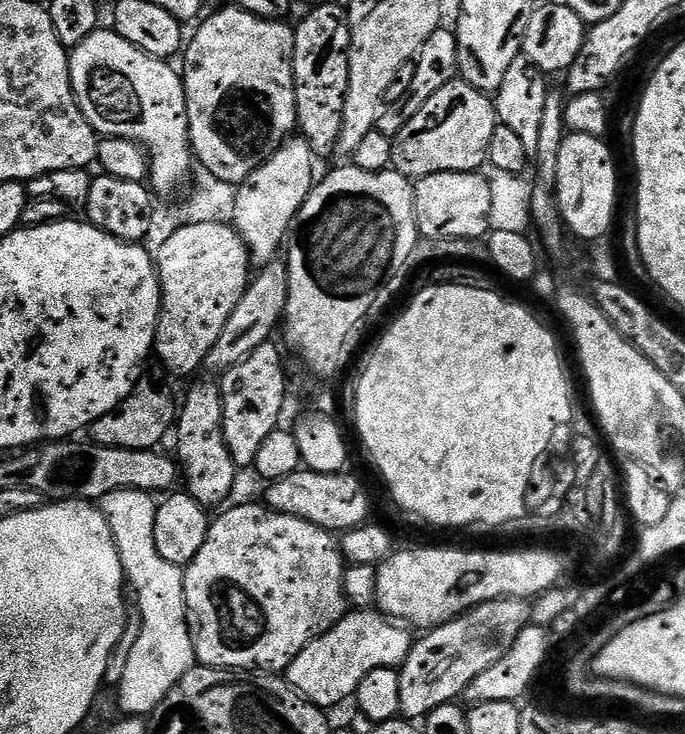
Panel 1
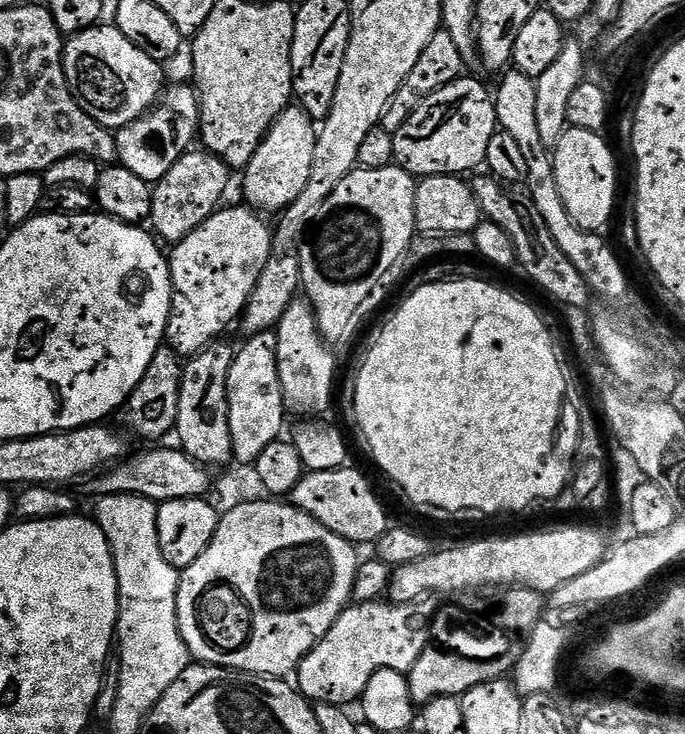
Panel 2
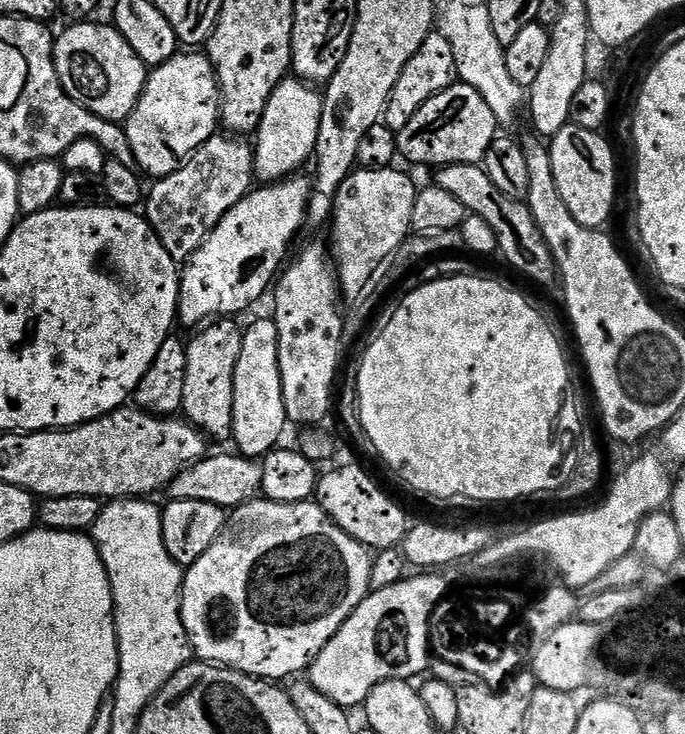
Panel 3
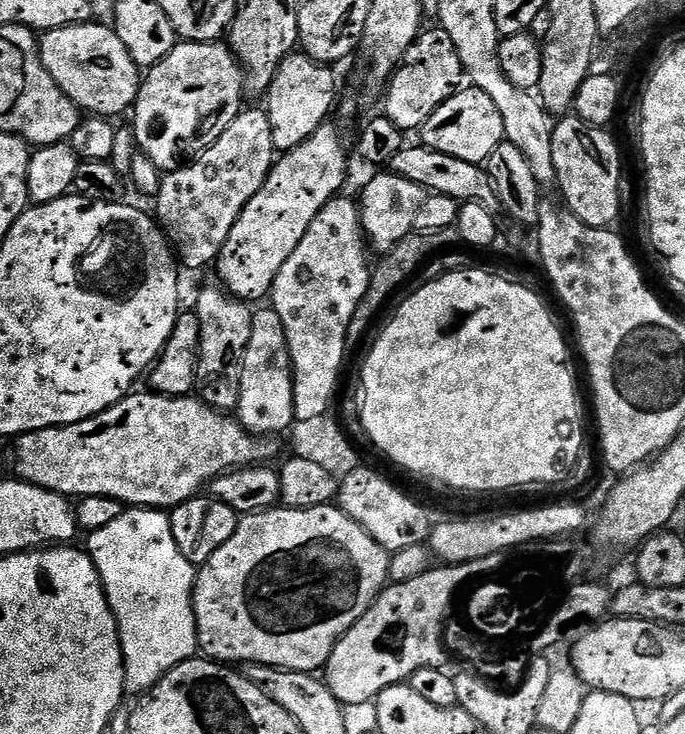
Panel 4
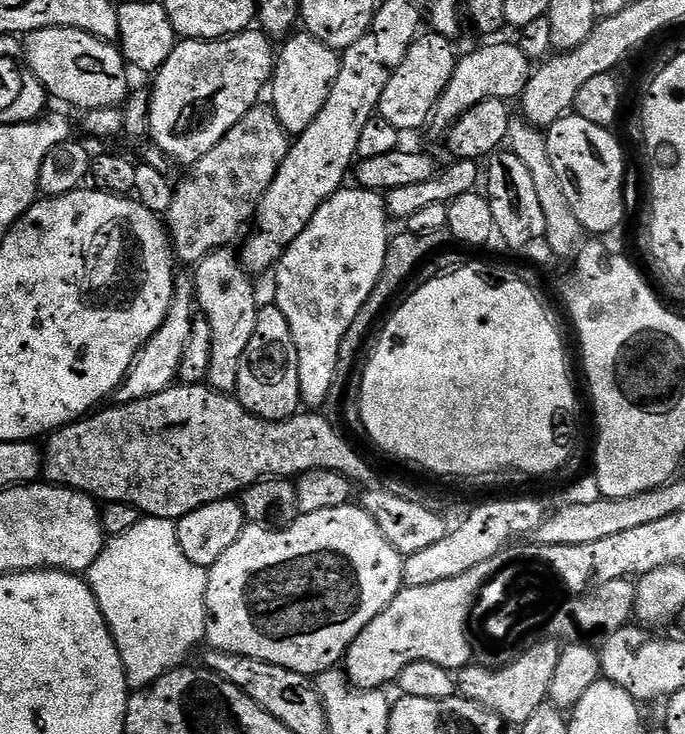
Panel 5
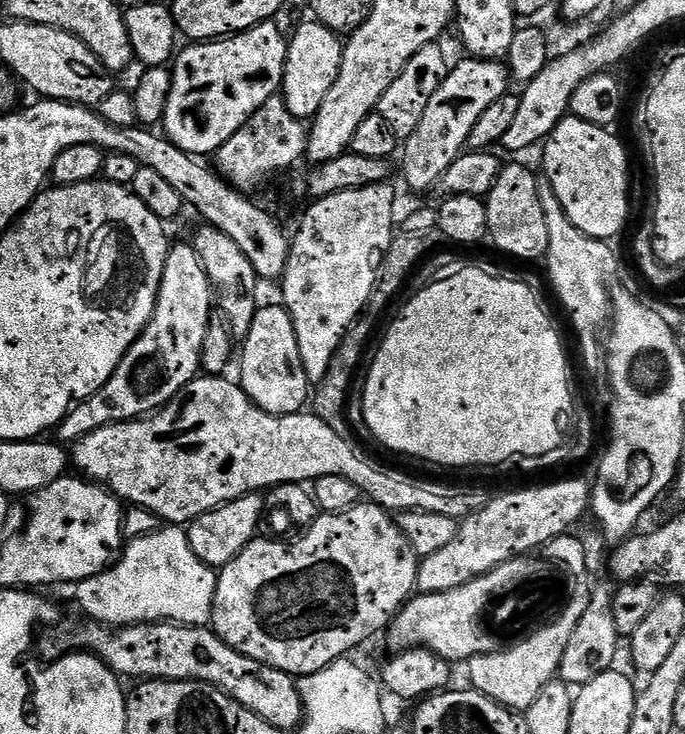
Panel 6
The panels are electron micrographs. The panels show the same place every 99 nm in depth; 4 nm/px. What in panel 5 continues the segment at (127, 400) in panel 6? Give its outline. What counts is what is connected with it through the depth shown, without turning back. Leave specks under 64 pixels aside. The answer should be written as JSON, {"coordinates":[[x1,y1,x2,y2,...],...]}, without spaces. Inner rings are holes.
{"coordinates":[[177,283,176,295,172,301,172,309,166,314,162,326,144,344,143,350,136,355,132,369,124,376,124,381,114,393,116,404,138,402,142,398,150,398,154,394,162,394,167,388,177,383,182,358,186,354,186,346,190,342,192,321,194,319,194,288,191,283]]}

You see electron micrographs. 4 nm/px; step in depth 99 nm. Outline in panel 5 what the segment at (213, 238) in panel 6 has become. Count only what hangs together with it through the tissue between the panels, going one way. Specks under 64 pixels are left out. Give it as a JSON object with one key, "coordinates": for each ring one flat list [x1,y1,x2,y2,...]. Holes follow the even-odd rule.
{"coordinates":[[231,247,219,248,206,254,194,265,194,300,202,311,203,319,210,322,210,370,207,387,216,392,235,393,238,386,238,370,242,366,242,354,254,338,254,326,258,323,261,305,256,304,256,288,252,280,240,269,240,260]]}

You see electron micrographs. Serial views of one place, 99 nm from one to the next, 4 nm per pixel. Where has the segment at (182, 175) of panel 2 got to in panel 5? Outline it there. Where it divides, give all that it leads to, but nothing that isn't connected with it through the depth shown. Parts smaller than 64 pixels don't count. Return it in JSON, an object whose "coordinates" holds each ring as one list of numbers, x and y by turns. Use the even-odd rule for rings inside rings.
{"coordinates":[[257,102,241,120,206,154,191,165,188,177,172,190,170,210,166,214,166,231,170,237,172,250,177,261,194,266,206,254,216,252,219,248,229,247,232,239,244,228,248,219,256,216,256,208,268,188,275,185,281,175,280,168,285,167,284,159,290,147,288,131,278,122,278,114,271,103]]}

